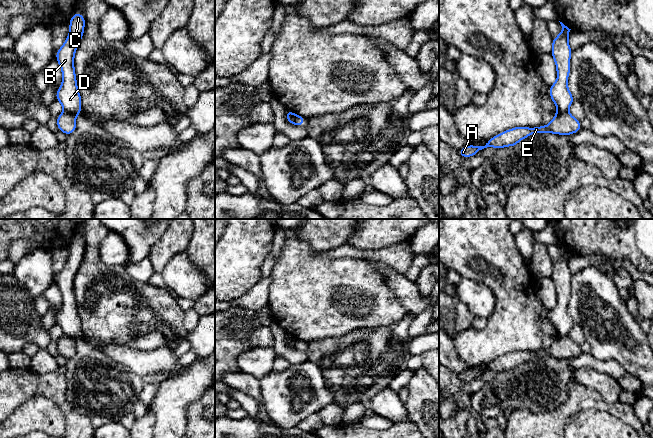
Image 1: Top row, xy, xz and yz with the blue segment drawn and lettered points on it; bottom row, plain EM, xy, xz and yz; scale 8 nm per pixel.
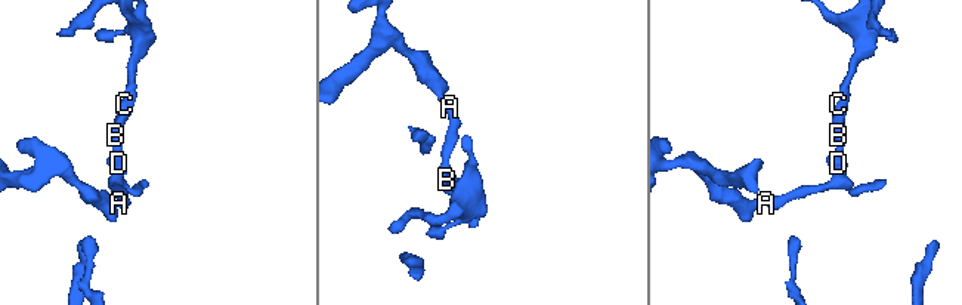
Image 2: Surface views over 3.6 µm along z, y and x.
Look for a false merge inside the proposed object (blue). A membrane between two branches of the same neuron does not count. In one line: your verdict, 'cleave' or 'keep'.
cleave

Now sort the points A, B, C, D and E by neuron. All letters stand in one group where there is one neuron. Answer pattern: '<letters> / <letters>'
A E / B C D

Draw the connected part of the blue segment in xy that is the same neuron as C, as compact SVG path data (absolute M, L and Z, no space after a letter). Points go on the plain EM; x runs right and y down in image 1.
M74 237L69 250L68 261L56 276L56 284L61 291L63 299L62 309L56 316L56 324L61 327L64 335L76 341L81 338L81 319L77 312L74 279L84 257L84 240L80 237Z

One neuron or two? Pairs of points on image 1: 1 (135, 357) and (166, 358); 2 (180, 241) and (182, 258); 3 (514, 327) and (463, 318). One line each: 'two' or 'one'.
1: one
2: two
3: two

